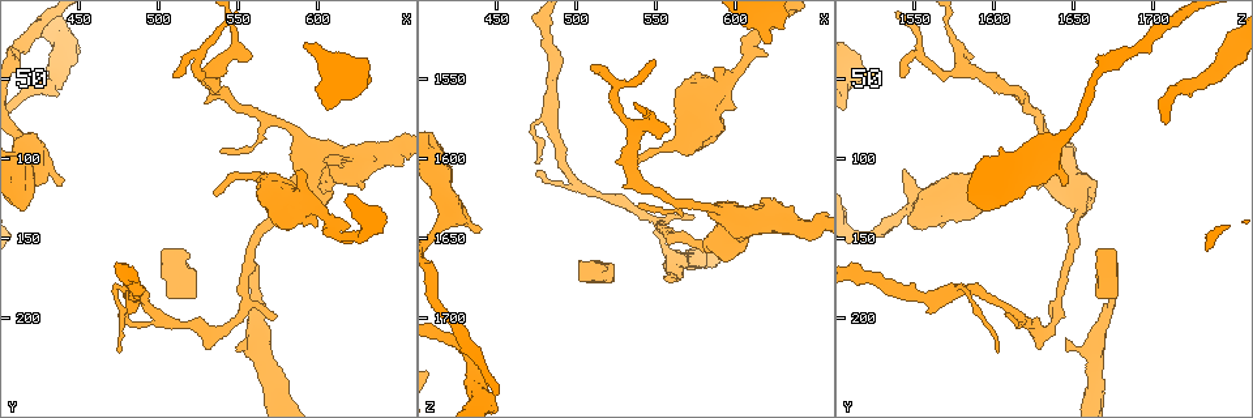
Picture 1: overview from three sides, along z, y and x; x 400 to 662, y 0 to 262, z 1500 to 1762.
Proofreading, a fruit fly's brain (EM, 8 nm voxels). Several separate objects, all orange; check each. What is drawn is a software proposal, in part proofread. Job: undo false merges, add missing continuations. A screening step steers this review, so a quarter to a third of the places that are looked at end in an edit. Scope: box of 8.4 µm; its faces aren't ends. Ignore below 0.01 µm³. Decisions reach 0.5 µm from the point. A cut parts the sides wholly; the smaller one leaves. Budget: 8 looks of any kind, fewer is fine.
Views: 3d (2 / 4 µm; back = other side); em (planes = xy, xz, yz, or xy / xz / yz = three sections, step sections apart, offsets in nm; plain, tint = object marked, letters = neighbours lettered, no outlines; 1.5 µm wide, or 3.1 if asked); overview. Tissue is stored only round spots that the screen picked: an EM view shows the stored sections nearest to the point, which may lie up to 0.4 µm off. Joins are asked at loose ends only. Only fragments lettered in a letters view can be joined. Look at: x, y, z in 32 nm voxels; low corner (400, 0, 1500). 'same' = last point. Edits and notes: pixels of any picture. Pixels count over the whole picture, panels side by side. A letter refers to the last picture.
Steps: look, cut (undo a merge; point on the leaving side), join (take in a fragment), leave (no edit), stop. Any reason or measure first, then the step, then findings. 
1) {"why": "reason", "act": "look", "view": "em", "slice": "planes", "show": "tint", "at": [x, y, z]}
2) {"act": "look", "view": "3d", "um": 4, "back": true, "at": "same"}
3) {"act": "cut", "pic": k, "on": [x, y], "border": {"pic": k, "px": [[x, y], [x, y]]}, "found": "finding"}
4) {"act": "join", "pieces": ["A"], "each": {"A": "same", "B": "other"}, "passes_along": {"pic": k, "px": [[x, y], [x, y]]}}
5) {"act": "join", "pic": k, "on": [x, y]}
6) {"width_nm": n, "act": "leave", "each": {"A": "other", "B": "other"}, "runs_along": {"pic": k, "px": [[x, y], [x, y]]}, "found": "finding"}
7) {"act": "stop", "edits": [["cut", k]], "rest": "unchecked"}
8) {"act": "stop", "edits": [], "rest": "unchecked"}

{"why": "branch stops here", "act": "look", "view": "3d", "um": 2, "at": [616, 46, 1526]}

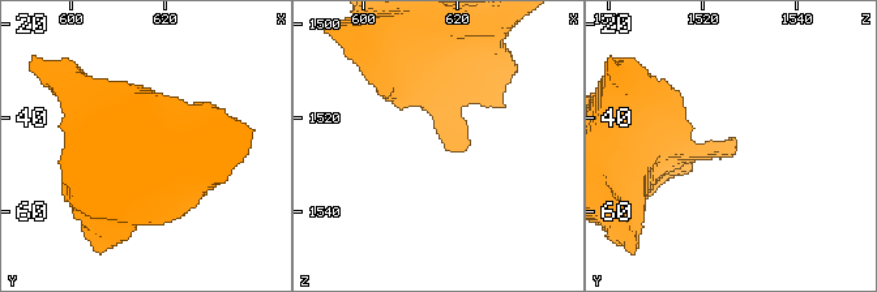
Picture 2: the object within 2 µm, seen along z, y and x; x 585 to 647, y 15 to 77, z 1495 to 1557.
{"why": "need the tissue", "act": "look", "view": "em", "slice": "xz", "step": 8, "show": "tint", "at": [617, 46, 1526]}

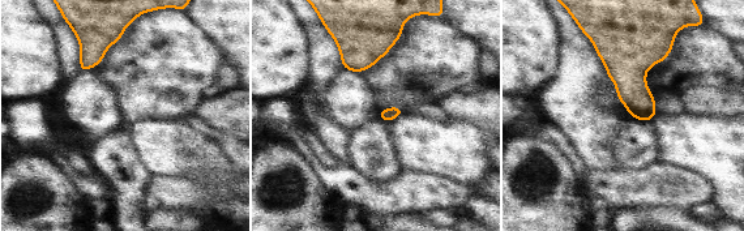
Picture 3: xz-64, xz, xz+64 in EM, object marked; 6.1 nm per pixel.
{"act": "look", "view": "em", "slice": "yz", "step": 8, "show": "letters", "at": "same"}

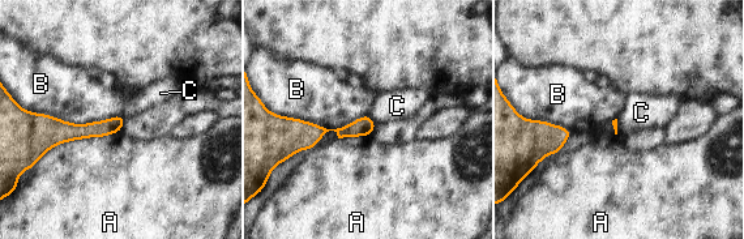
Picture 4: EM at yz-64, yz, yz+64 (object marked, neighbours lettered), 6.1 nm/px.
{"act": "leave", "each": {"A": "other", "B": "other", "C": "other"}, "runs_along": {"pic": 4, "px": [[120, 118], [88, 131], [39, 124]]}, "found": "no lettered fragment goes on from it"}

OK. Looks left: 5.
{"why": "free end", "act": "look", "view": "em", "slice": "xz", "step": 8, "show": "letters", "at": [588, 106, 1542]}

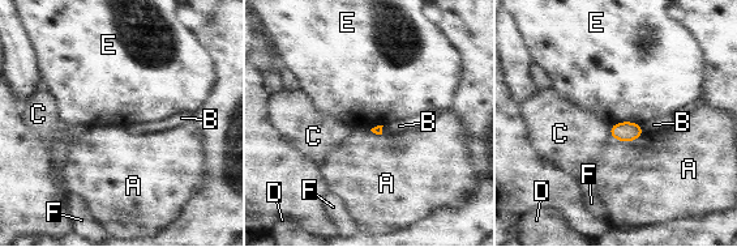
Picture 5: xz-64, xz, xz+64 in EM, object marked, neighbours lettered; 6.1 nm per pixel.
{"act": "leave", "each": {"A": "other", "B": "other", "C": "other", "D": "other", "E": "other", "F": "other"}, "border": {"pic": 5, "px": [[641, 123], [617, 122], [611, 126]]}, "found": "none of them fits"}

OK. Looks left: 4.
{"why": "abrupt turn", "act": "look", "view": "em", "slice": "yz", "step": 8, "show": "letters", "at": [526, 34, 1552]}

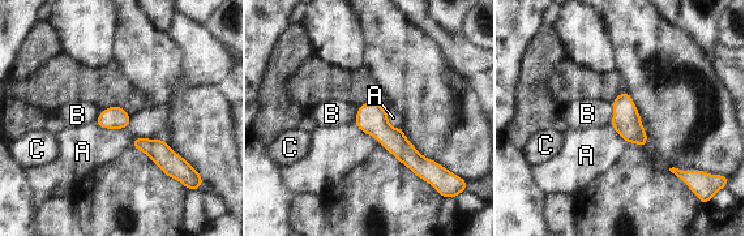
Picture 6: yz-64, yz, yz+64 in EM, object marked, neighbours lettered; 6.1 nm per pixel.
{"act": "leave", "each": {"A": "other", "B": "other", "C": "other"}, "border": {"pic": 6, "px": [[612, 102], [612, 121], [609, 125]]}, "found": "one cell here"}

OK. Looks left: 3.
{"act": "stop", "edits": [], "rest": "unchecked"}

